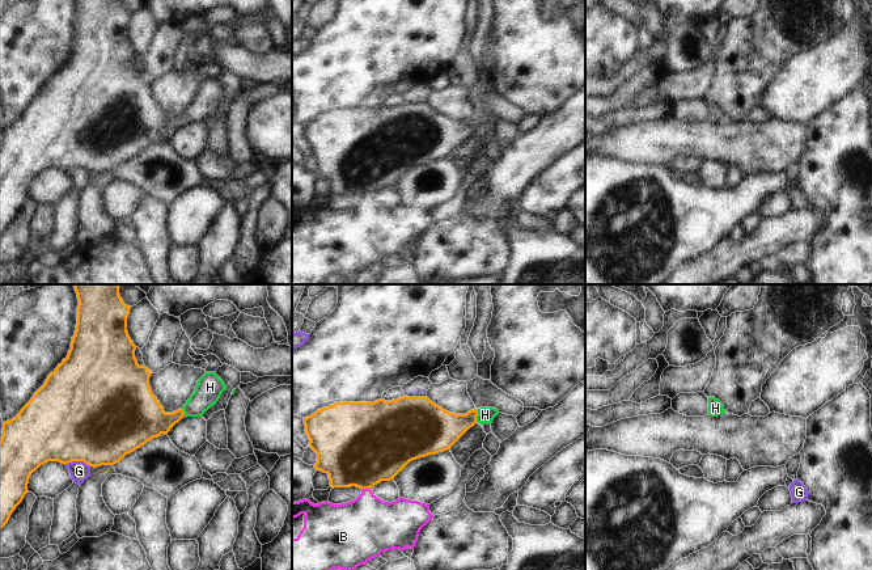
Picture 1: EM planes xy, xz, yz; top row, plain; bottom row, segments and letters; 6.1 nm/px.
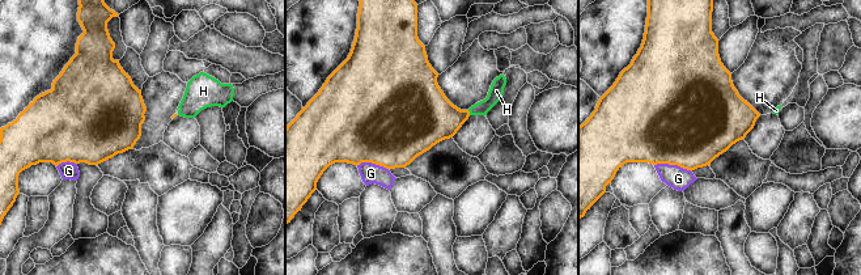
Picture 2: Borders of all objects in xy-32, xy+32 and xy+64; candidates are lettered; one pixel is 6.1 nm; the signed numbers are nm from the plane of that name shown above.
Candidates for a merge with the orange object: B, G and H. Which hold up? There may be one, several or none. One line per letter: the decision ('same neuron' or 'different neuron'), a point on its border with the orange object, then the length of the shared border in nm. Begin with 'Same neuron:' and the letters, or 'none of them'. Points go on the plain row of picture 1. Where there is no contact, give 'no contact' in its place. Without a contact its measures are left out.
Same neuron: H
B: different neuron; meets orange in xz at (367, 194); contact 50 nm long
G: different neuron; meets orange in xy at (77, 167); contact 140 nm long
H: same neuron; meets orange in xz at (477, 121); contact 70 nm long

